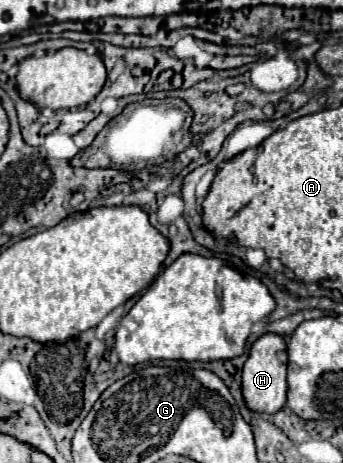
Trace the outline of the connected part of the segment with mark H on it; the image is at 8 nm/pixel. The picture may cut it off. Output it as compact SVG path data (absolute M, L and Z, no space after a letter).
M264 334L252 344L250 356L242 366L242 396L250 410L274 414L284 406L286 388L288 388L286 386L286 364L288 364L288 356L286 356L286 342L282 336Z

